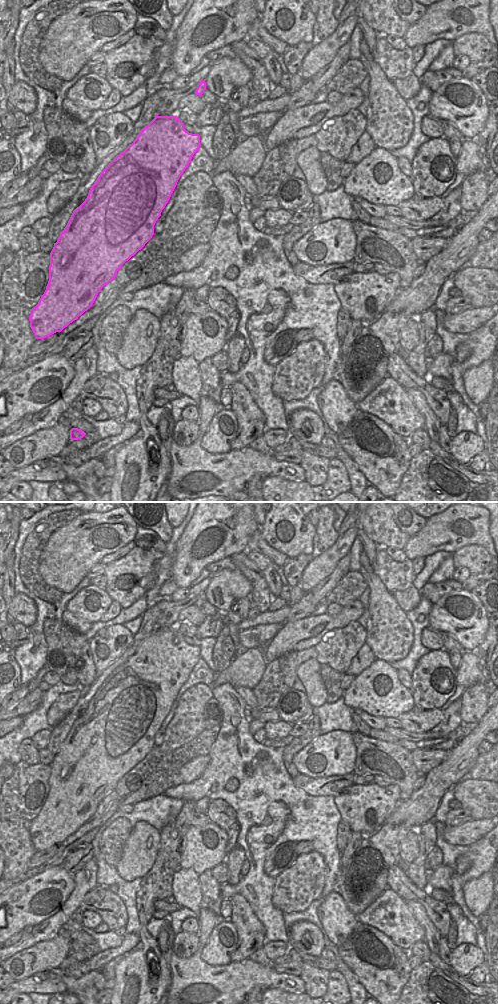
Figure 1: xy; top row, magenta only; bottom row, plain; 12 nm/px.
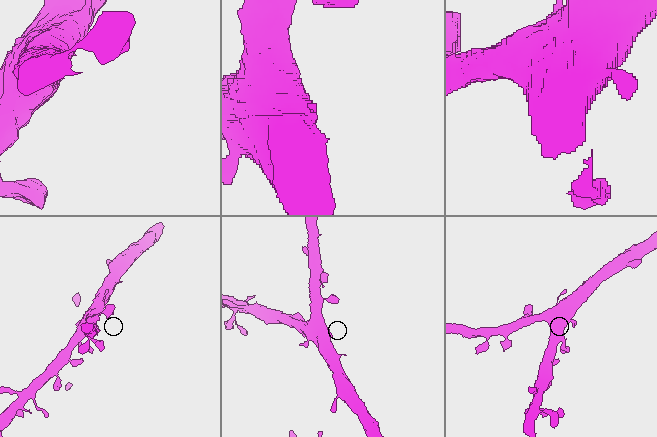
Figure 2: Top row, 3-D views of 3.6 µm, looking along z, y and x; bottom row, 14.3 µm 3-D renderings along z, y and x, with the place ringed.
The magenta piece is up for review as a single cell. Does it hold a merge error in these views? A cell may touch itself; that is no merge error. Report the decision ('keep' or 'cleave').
keep

